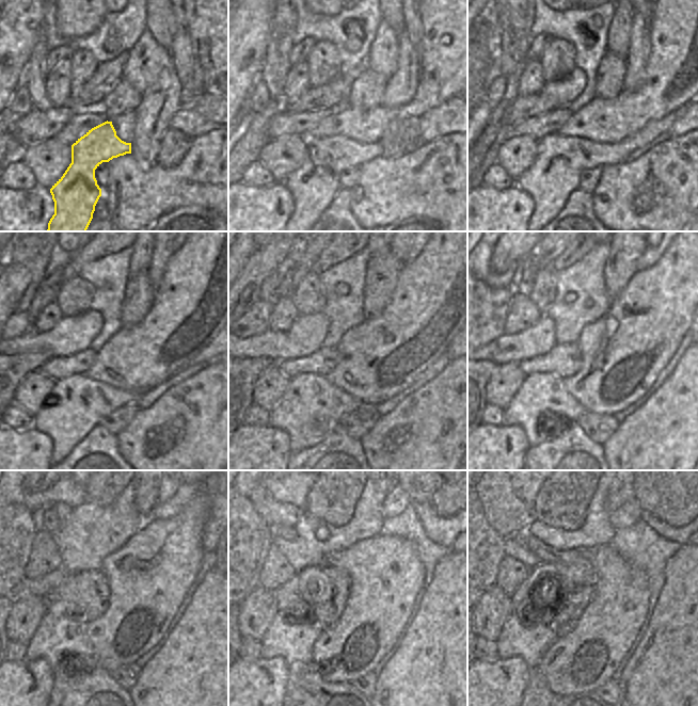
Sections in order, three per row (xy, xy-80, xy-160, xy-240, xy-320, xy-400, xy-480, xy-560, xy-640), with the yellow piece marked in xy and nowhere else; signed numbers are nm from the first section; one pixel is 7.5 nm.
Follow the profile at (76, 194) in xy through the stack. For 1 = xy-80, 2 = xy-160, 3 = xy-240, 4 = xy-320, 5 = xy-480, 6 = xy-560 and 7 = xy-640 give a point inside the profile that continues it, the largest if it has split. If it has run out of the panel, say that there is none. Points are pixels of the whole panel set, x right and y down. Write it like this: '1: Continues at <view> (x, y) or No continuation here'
1: Continues at xy-80 (315, 183)
2: Continues at xy-160 (555, 174)
3: Continues at xy-240 (77, 403)
4: Continues at xy-320 (311, 406)
5: Continues at xy-480 (63, 638)
6: Continues at xy-560 (290, 638)
7: Continues at xy-640 (528, 637)

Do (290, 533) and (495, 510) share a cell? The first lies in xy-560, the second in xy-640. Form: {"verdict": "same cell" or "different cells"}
{"verdict": "different cells"}

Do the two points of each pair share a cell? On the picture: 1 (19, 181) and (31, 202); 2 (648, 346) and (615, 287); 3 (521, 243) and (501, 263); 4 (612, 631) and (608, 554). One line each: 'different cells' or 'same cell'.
1: different cells
2: different cells
3: same cell
4: same cell

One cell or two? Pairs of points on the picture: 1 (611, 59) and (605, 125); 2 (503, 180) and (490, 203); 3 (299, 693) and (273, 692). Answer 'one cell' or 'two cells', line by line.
1: two cells
2: two cells
3: two cells

